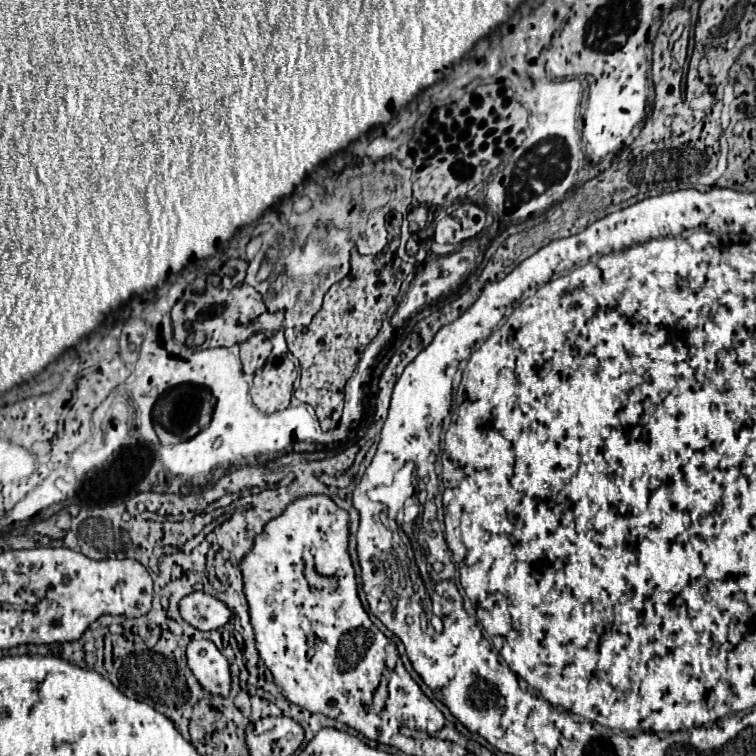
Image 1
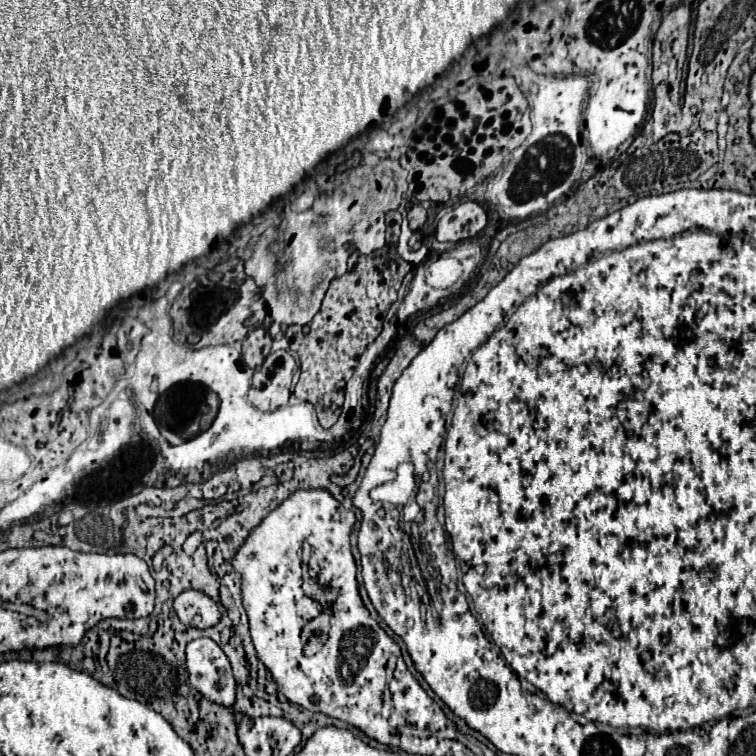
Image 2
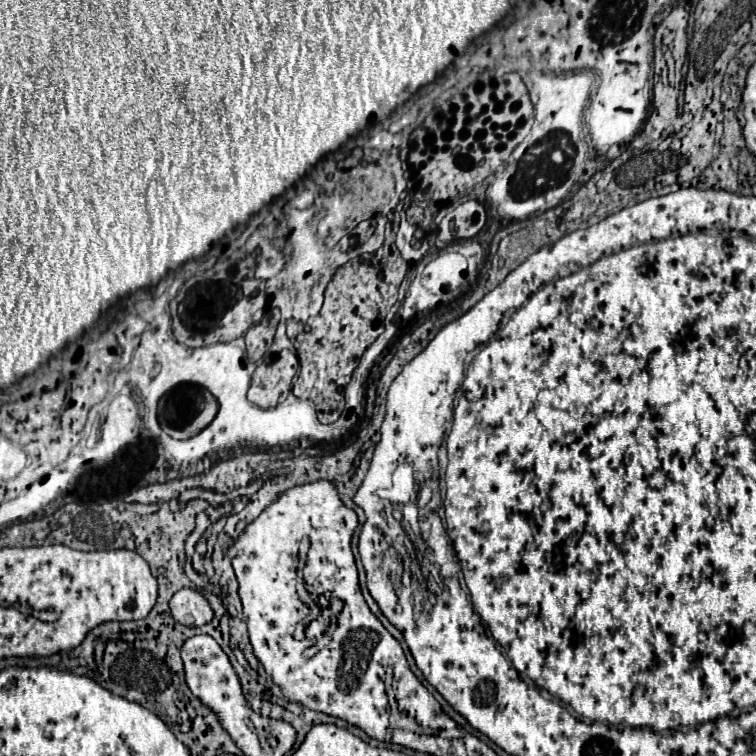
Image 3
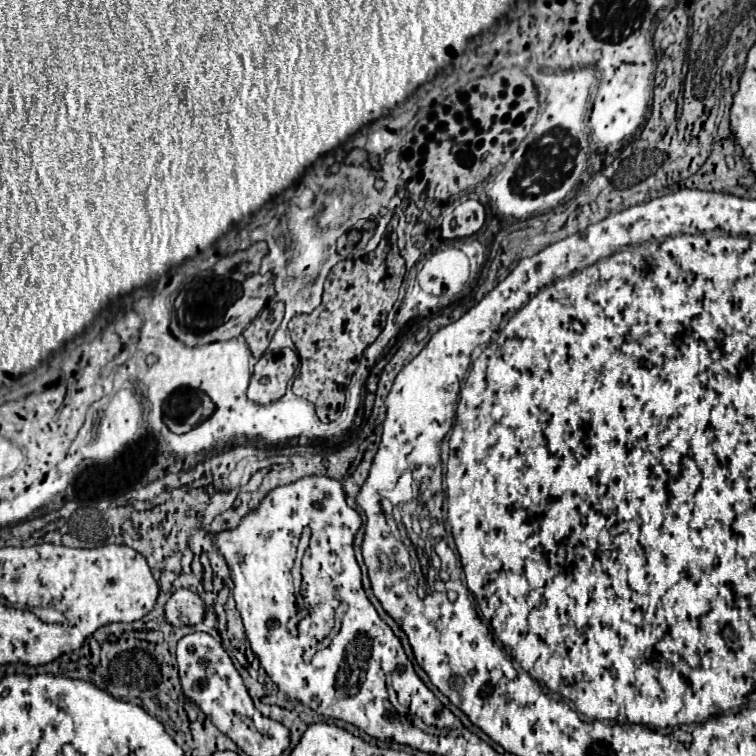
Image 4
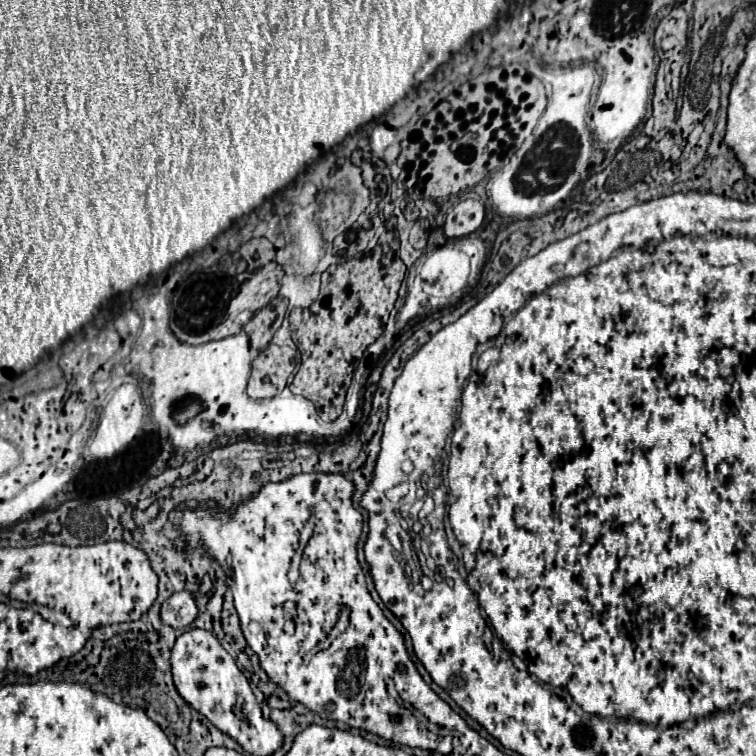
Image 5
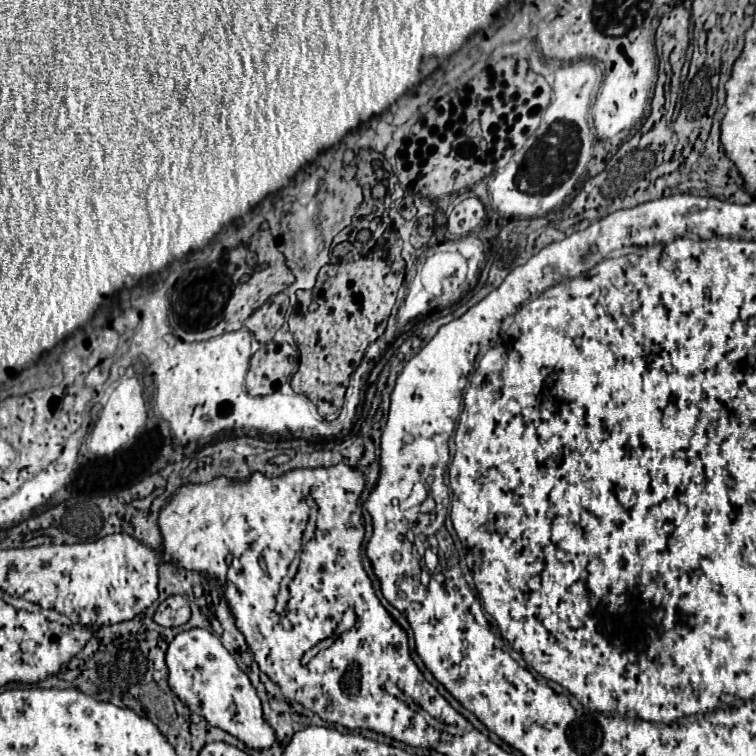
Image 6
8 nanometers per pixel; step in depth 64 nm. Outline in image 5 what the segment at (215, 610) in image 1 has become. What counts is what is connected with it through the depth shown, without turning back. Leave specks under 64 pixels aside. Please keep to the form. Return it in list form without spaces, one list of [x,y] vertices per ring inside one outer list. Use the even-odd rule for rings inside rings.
[[[176,592],[162,604],[160,620],[162,624],[172,628],[184,628],[190,622],[194,622],[196,614],[198,614],[198,608],[196,608],[194,596],[190,592]]]

